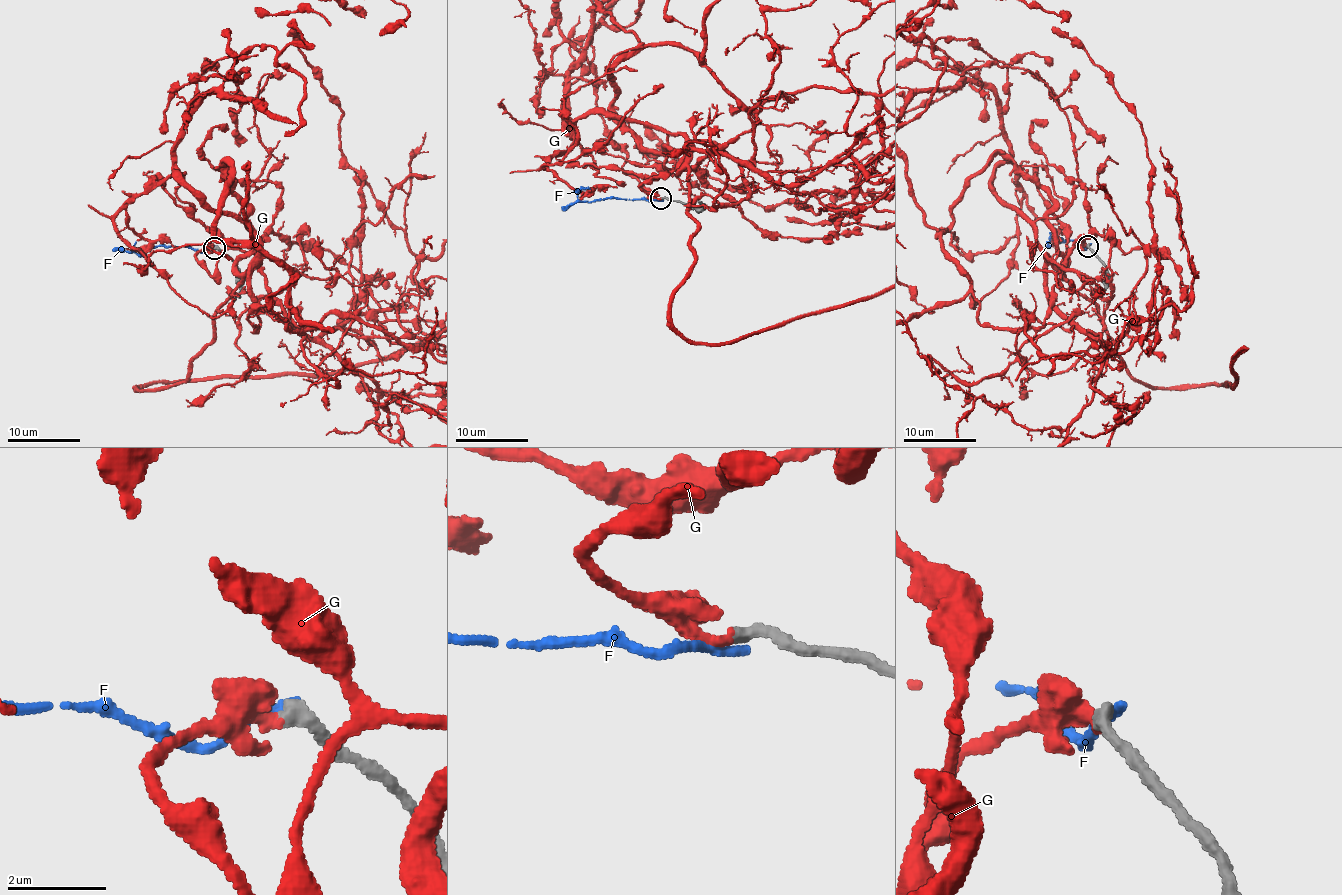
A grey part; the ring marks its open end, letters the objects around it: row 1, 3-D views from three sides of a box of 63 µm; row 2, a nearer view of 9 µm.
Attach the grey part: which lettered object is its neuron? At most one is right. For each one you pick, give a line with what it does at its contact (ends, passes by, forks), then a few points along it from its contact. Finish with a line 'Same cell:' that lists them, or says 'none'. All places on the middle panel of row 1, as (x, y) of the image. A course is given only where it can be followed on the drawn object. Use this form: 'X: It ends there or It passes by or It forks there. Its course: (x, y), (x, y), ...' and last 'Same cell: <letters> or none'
G: It ends there
Same cell: G

